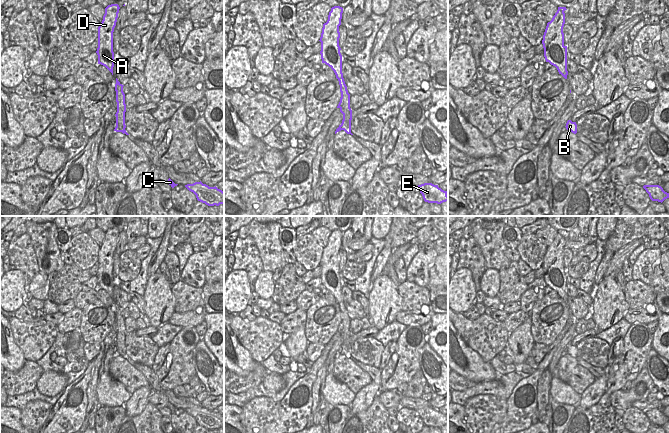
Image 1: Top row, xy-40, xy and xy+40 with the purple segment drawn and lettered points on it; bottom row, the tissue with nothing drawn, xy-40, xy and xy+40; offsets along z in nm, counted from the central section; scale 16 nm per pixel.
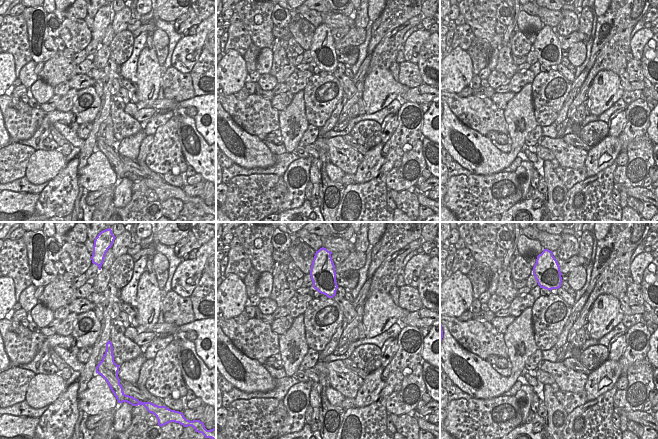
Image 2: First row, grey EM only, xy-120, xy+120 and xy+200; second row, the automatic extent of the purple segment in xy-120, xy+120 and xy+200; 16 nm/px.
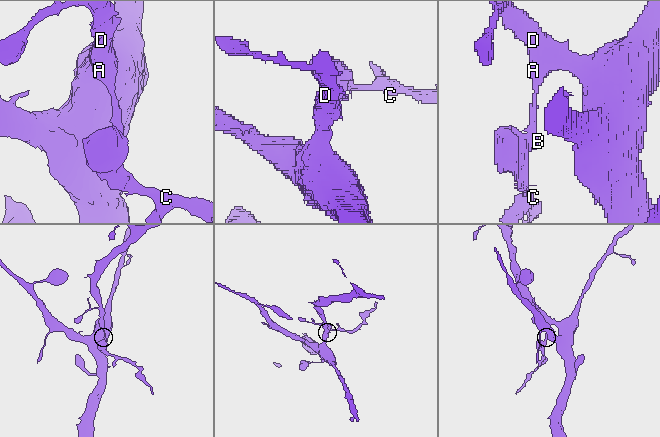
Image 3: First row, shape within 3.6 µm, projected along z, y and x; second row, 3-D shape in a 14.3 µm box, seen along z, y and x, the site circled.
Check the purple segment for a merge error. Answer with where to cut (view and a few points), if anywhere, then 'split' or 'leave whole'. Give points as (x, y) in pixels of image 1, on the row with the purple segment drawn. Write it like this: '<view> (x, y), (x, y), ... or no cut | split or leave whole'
xy (342, 76), (338, 80) | split

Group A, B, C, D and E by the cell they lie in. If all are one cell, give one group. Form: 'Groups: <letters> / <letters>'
Groups: A D / B C E

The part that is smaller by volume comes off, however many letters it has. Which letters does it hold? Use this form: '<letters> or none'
B, C, E

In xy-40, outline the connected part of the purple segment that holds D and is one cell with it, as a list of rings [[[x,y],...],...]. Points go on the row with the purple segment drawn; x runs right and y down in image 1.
[[[111,4],[105,8],[103,20],[98,27],[98,64],[105,66],[113,75],[114,52],[113,32],[116,26],[119,5]]]

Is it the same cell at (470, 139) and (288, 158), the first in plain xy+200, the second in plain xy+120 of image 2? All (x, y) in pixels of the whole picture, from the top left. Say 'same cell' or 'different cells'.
different cells

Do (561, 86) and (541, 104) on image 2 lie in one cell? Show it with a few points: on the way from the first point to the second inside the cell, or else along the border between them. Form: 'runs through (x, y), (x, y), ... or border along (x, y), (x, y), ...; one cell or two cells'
runs through (556, 89), (546, 99); one cell

